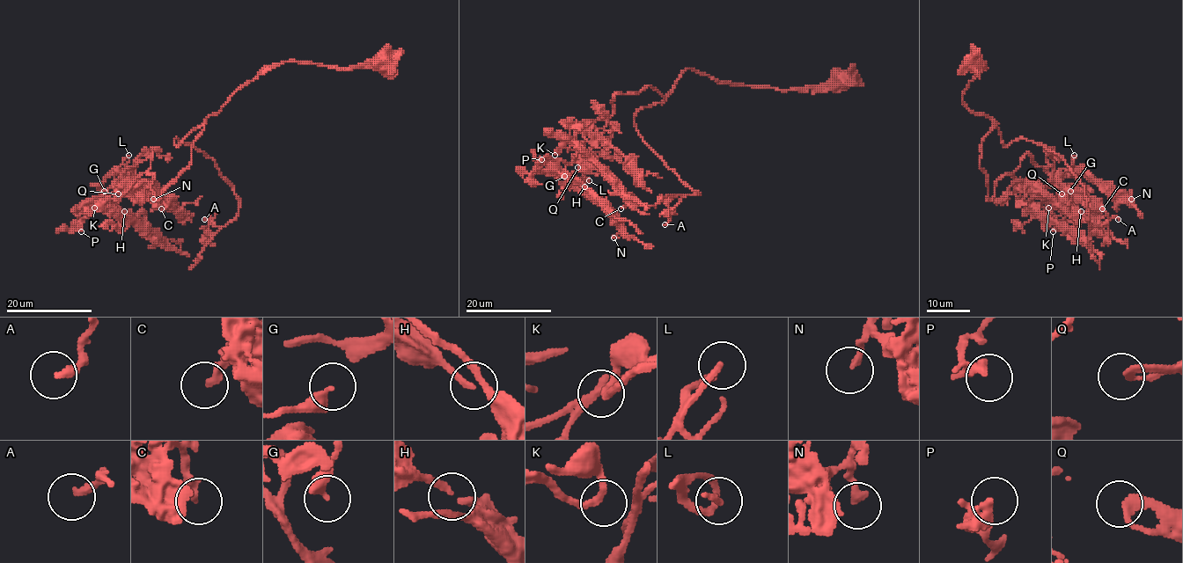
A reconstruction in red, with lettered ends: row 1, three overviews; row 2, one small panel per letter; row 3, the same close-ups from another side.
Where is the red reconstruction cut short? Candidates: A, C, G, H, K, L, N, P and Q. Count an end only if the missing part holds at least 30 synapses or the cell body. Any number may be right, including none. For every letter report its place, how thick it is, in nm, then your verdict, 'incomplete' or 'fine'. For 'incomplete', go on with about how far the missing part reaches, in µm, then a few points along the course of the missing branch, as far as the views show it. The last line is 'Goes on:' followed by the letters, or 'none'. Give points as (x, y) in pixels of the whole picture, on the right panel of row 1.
A: place (1118, 219); calibre 240 nm; incomplete; missing 10 µm; course (1118, 219), (1135, 221), (1137, 223), (1137, 232), (1129, 237)
C: place (1102, 208); calibre 240 nm; fine
G: place (1070, 191); calibre 280 nm; fine
H: place (1081, 211); calibre 200 nm; fine
K: place (1048, 208); calibre 160 nm; fine
L: place (1074, 155); calibre 200 nm; fine
N: place (1131, 199); calibre 200 nm; fine
P: place (1053, 231); calibre 200 nm; fine
Q: place (1061, 193); calibre 280 nm; fine
Goes on: A

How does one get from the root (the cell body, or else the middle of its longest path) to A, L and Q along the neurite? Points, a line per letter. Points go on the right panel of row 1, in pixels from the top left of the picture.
A: (973, 62), (983, 69), (962, 101), (1004, 147), (1025, 138), (1061, 157), (1091, 226), (1118, 219)
L: (973, 62), (983, 69), (962, 101), (993, 122), (980, 159), (988, 201), (1026, 154), (1053, 174), (1074, 155)
Q: (973, 62), (983, 69), (980, 61), (962, 101), (993, 122), (980, 159), (988, 199), (1026, 154), (1061, 193)

